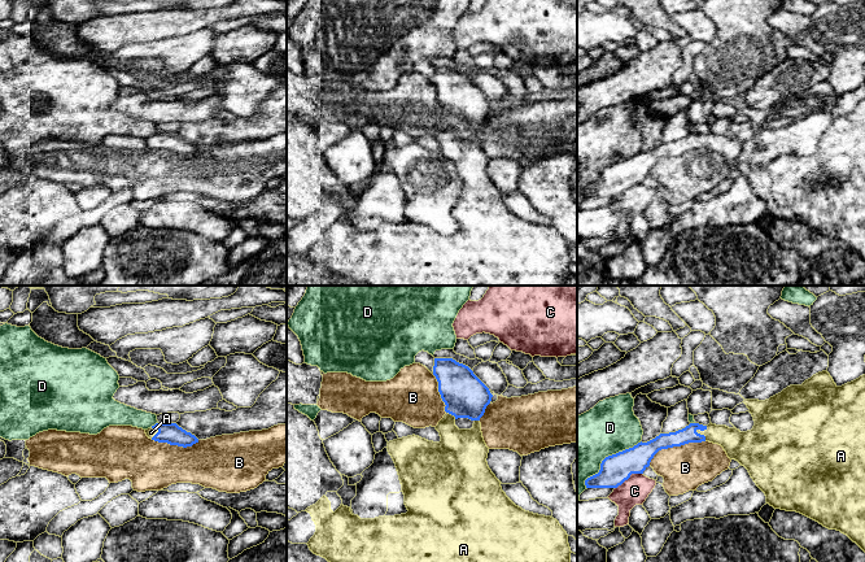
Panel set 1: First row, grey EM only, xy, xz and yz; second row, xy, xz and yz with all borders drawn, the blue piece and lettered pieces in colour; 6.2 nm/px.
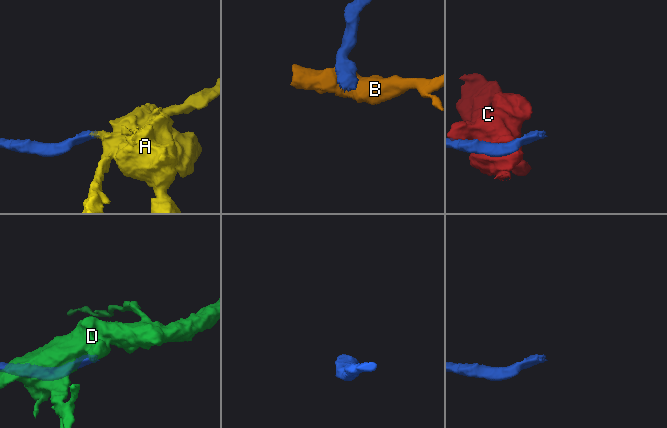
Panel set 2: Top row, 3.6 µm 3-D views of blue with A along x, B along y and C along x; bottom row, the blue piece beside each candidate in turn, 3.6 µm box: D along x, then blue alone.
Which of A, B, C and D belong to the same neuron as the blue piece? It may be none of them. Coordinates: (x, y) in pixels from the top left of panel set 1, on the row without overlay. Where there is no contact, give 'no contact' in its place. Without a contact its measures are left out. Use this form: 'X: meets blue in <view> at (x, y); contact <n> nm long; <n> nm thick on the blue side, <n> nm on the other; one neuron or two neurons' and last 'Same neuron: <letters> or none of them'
A: meets blue in yz at (702, 144); contact 100 nm long; 100 nm thick on the blue side, 180 nm on the other; one neuron
B: meets blue in yz at (675, 155); contact 380 nm long; 160 nm thick on the blue side, 280 nm on the other; two neurons
C: meets blue in yz at (628, 187); contact 200 nm long; 180 nm thick on the blue side, 170 nm on the other; two neurons
D: meets blue in yz at (606, 166); contact 460 nm long; 180 nm thick on the blue side, 360 nm on the other; two neurons
Same neuron: A

